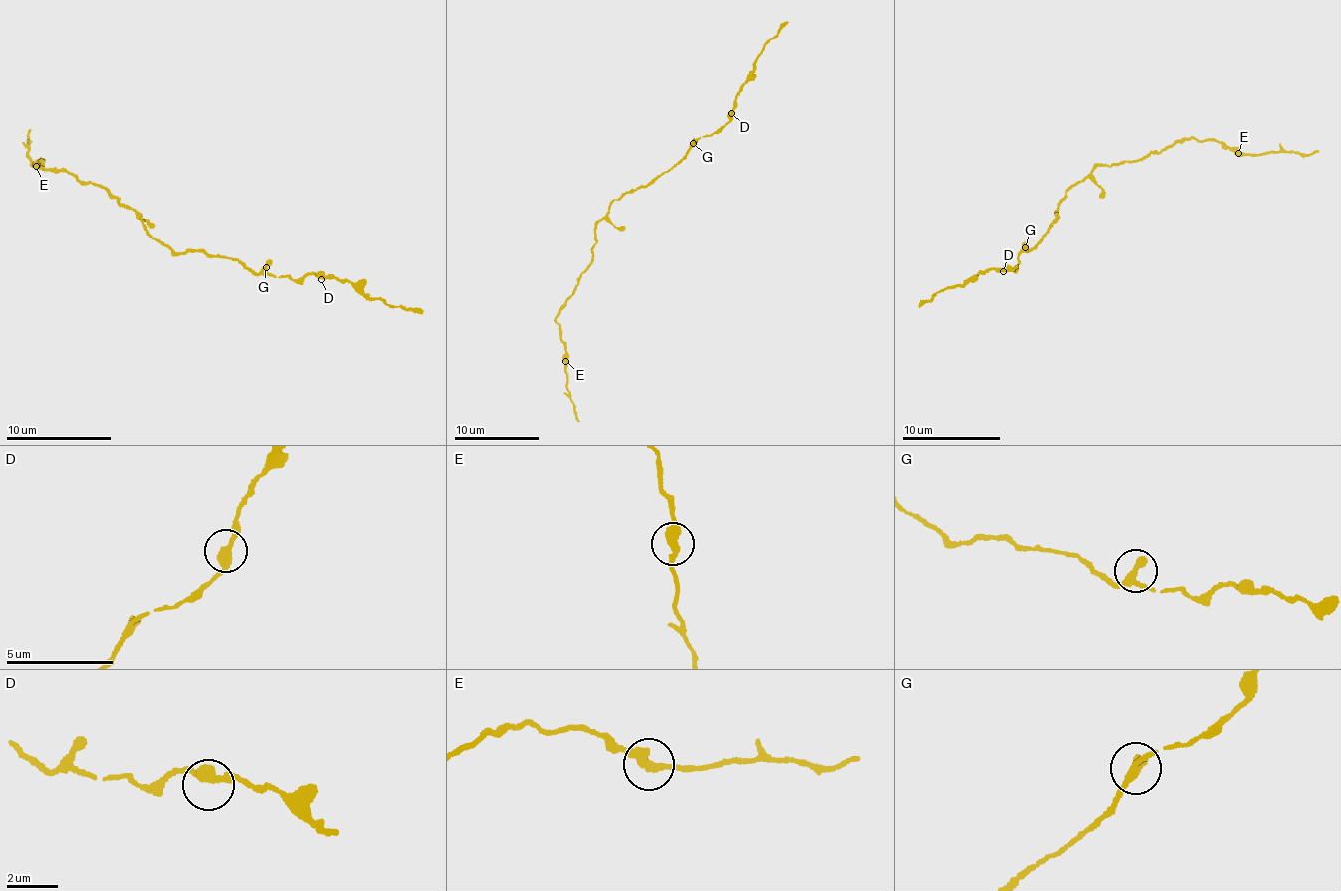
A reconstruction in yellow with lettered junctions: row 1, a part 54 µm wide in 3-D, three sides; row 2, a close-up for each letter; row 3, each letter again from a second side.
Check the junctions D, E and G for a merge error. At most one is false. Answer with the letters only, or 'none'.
E

